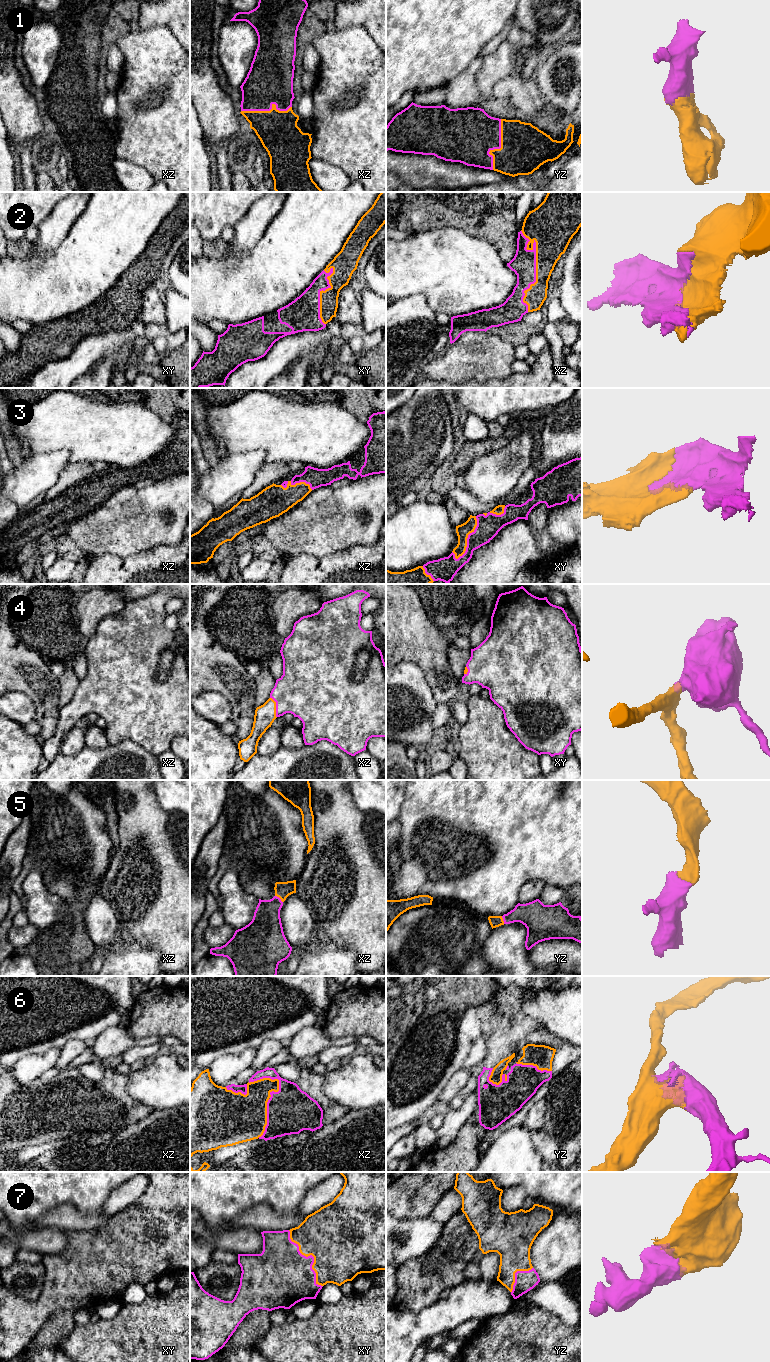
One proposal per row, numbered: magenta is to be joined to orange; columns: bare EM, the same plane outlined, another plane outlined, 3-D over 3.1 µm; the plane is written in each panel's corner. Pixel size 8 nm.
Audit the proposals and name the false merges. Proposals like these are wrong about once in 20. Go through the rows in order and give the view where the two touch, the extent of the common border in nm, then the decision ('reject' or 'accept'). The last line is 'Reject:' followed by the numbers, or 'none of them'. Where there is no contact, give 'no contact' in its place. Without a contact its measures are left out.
1: contact in yz; length 420 nm; accept
2: contact in xz; length 650 nm; accept
3: contact in xy; length 380 nm; accept
4: contact in xz; length 180 nm; accept
5: contact in xz; length 90 nm; accept
6: contact in xz; length 260 nm; accept
7: contact in xy; length 550 nm; accept
Reject: none of them

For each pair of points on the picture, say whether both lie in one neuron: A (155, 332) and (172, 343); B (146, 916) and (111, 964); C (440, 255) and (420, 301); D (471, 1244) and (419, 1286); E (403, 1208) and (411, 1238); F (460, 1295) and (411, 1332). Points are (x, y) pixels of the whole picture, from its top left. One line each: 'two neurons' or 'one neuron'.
A: one neuron
B: two neurons
C: two neurons
D: one neuron
E: two neurons
F: one neuron

